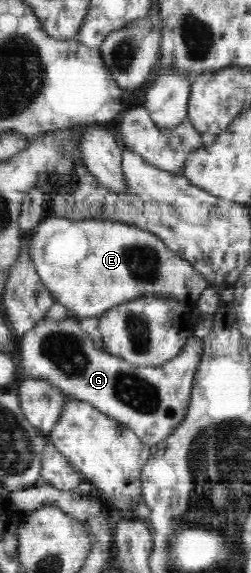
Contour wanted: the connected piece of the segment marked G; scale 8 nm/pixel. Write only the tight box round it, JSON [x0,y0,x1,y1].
[18,316,204,447]

